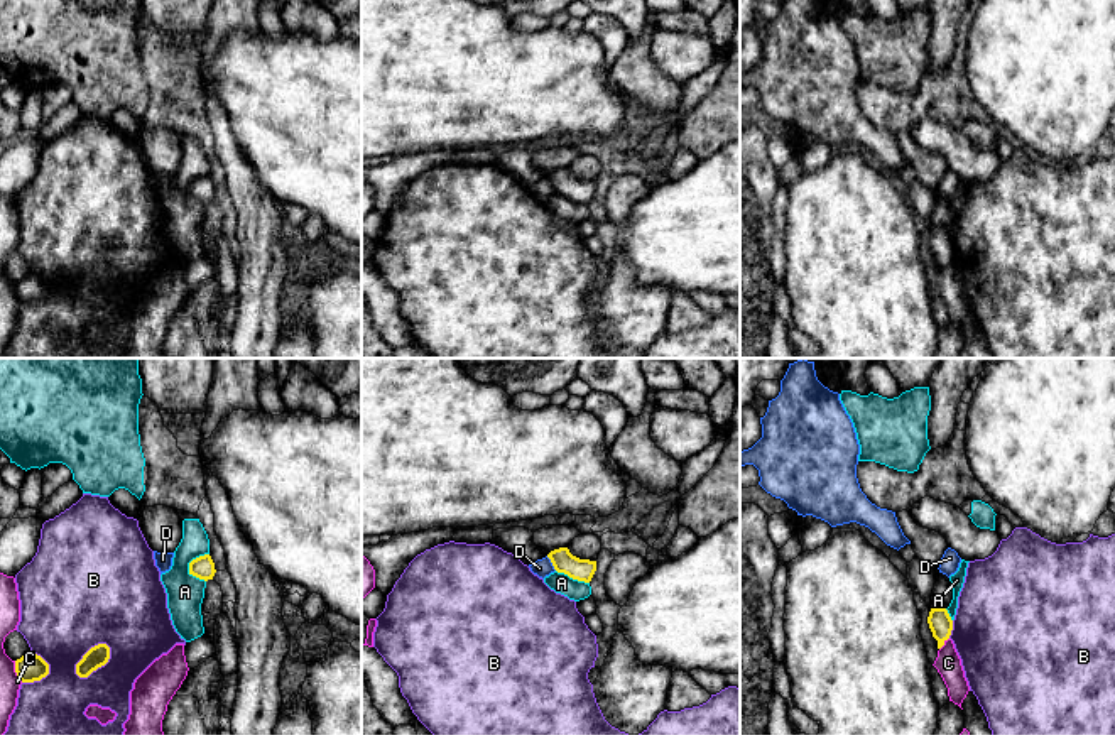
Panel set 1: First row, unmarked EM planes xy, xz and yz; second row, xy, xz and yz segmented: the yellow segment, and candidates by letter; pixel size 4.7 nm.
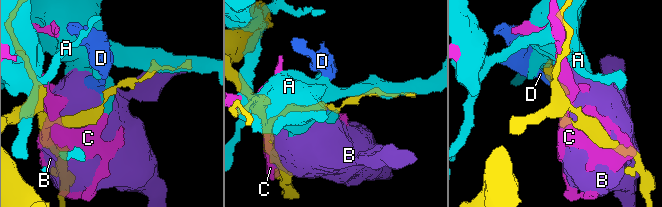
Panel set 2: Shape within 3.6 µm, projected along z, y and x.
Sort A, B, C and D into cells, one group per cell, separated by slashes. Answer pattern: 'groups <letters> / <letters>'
groups A / B / C / D

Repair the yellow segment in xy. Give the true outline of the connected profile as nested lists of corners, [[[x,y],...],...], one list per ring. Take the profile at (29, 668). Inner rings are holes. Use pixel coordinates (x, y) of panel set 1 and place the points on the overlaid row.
[[[27,652],[15,661],[15,672],[22,683],[34,683],[49,674],[49,664],[41,656]]]

